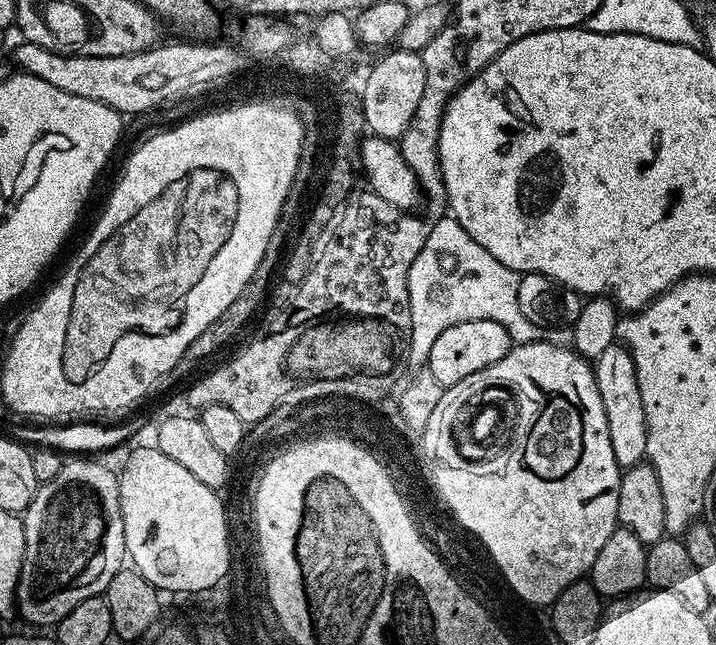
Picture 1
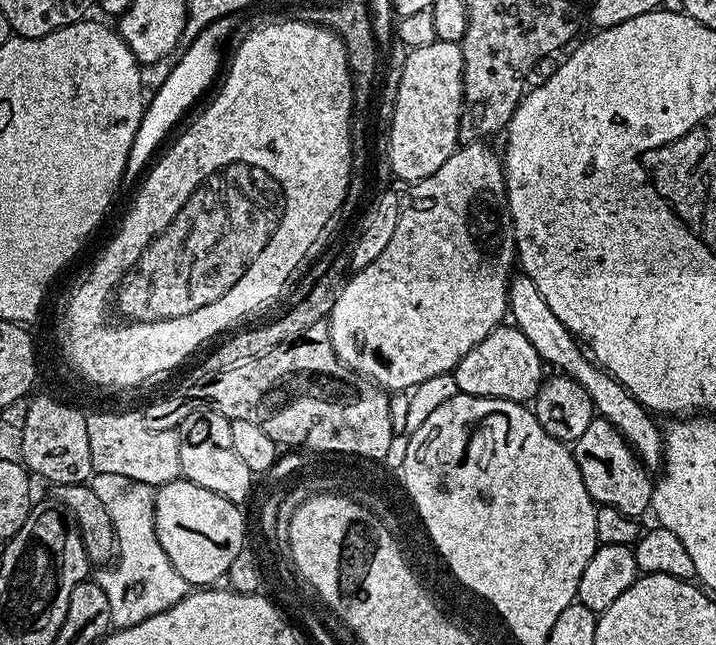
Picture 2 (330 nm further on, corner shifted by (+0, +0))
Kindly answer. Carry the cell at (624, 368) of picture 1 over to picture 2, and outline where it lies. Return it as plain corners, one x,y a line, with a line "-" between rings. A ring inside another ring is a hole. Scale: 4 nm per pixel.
594,418
590,426
586,426
582,438
571,445
571,449
582,474
582,482
597,505
614,506
614,510
622,510
622,514
637,518
643,517
643,512
651,509
653,477
648,477
651,476
649,469
636,459
636,453
628,447
613,424

